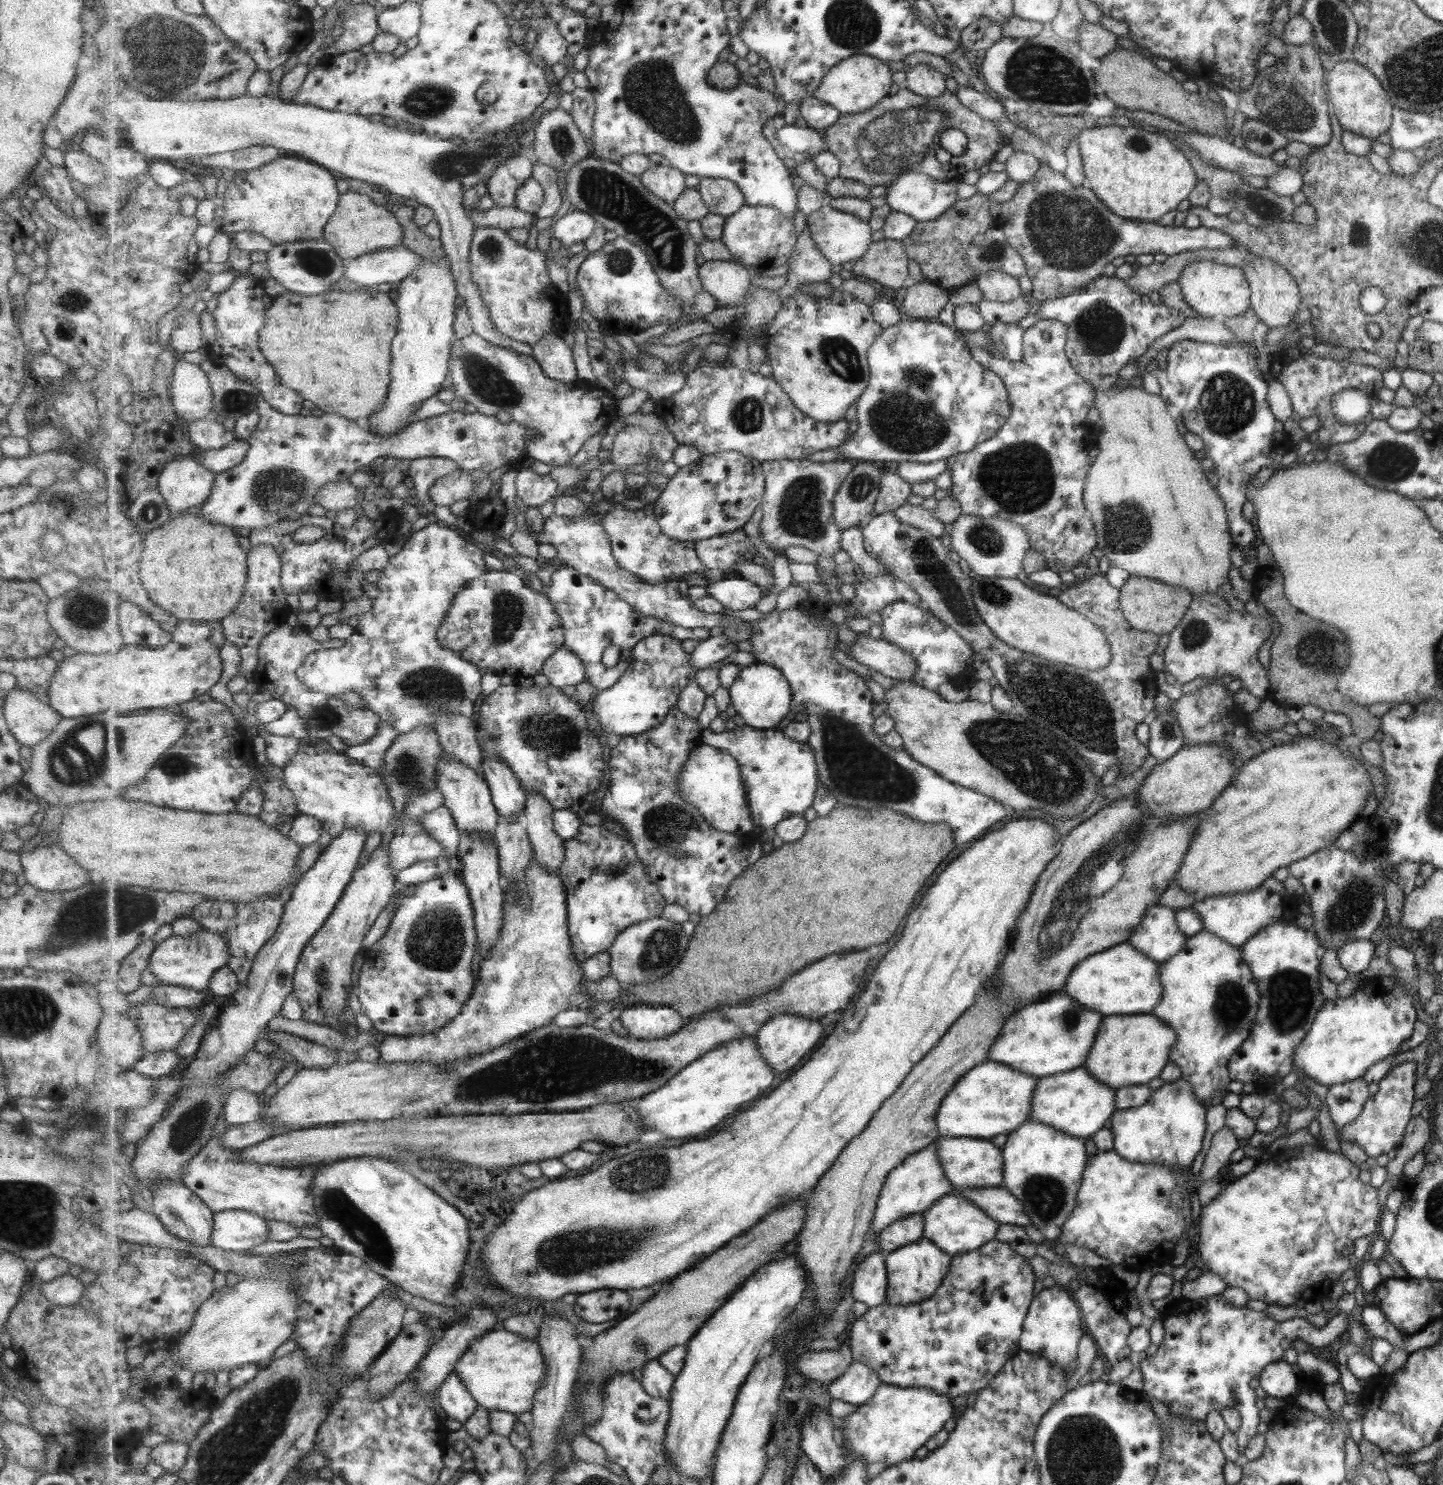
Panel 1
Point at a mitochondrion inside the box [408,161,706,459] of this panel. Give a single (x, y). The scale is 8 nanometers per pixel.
(609, 194)

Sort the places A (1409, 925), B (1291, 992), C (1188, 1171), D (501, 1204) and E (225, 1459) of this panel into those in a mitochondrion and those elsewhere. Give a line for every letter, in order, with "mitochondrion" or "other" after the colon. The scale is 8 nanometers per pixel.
A: other
B: mitochondrion
C: other
D: other
E: mitochondrion

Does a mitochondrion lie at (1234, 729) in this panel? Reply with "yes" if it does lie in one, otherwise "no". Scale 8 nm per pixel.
no

